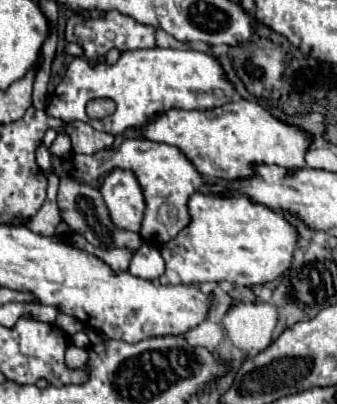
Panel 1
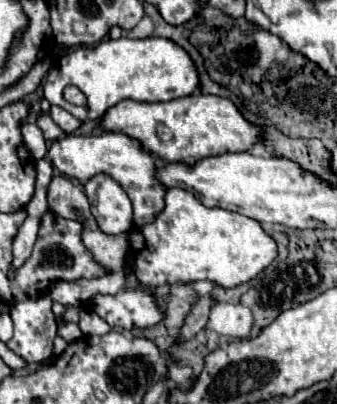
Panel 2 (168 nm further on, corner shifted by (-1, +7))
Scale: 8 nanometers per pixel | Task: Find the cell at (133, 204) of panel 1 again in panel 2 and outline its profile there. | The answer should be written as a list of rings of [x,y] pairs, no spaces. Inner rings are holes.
[[[98,174],[86,184],[86,196],[90,196],[94,218],[100,228],[110,234],[122,234],[134,228],[132,202],[126,190],[108,174]]]

